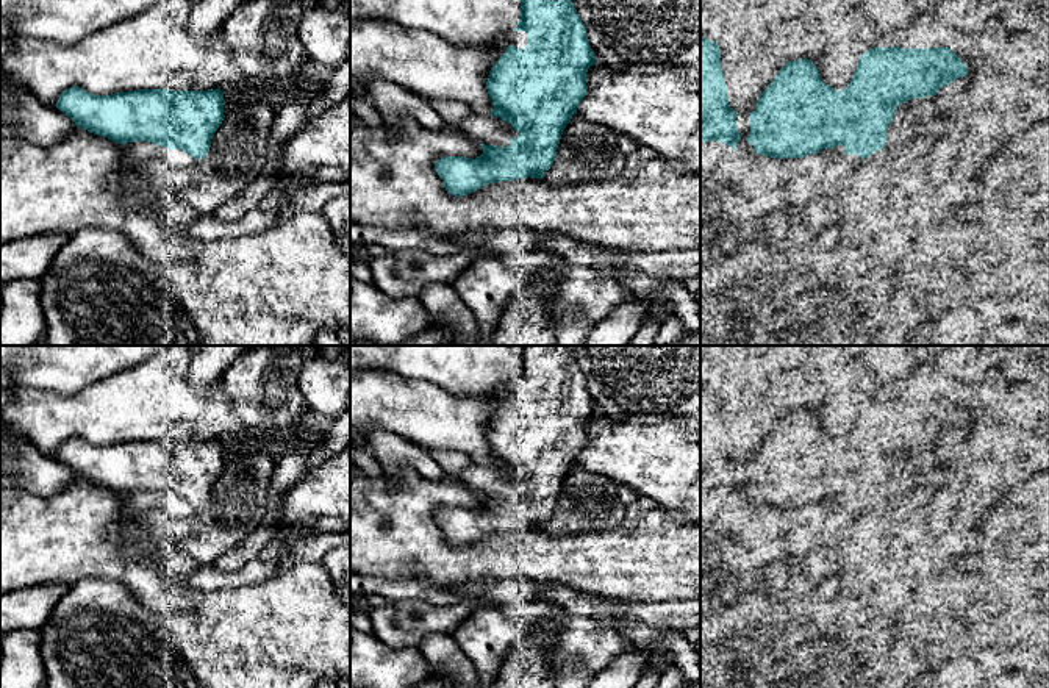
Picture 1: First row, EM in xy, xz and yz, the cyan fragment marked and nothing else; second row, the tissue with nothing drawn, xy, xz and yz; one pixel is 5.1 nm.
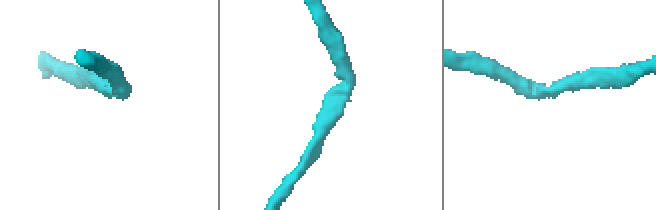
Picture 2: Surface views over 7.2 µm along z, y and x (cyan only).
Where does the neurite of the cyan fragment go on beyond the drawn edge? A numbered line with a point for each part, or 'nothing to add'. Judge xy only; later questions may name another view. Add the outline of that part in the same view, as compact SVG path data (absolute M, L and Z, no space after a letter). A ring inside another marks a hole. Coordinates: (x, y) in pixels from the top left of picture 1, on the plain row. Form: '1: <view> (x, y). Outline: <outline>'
nothing to add

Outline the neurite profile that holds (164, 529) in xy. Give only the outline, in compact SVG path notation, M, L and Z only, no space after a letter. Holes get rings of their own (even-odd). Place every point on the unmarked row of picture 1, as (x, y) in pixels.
M241 435L220 441L224 471L203 510L147 491L122 494L128 543L156 554L181 550L209 566L261 525L277 453L247 447Z

